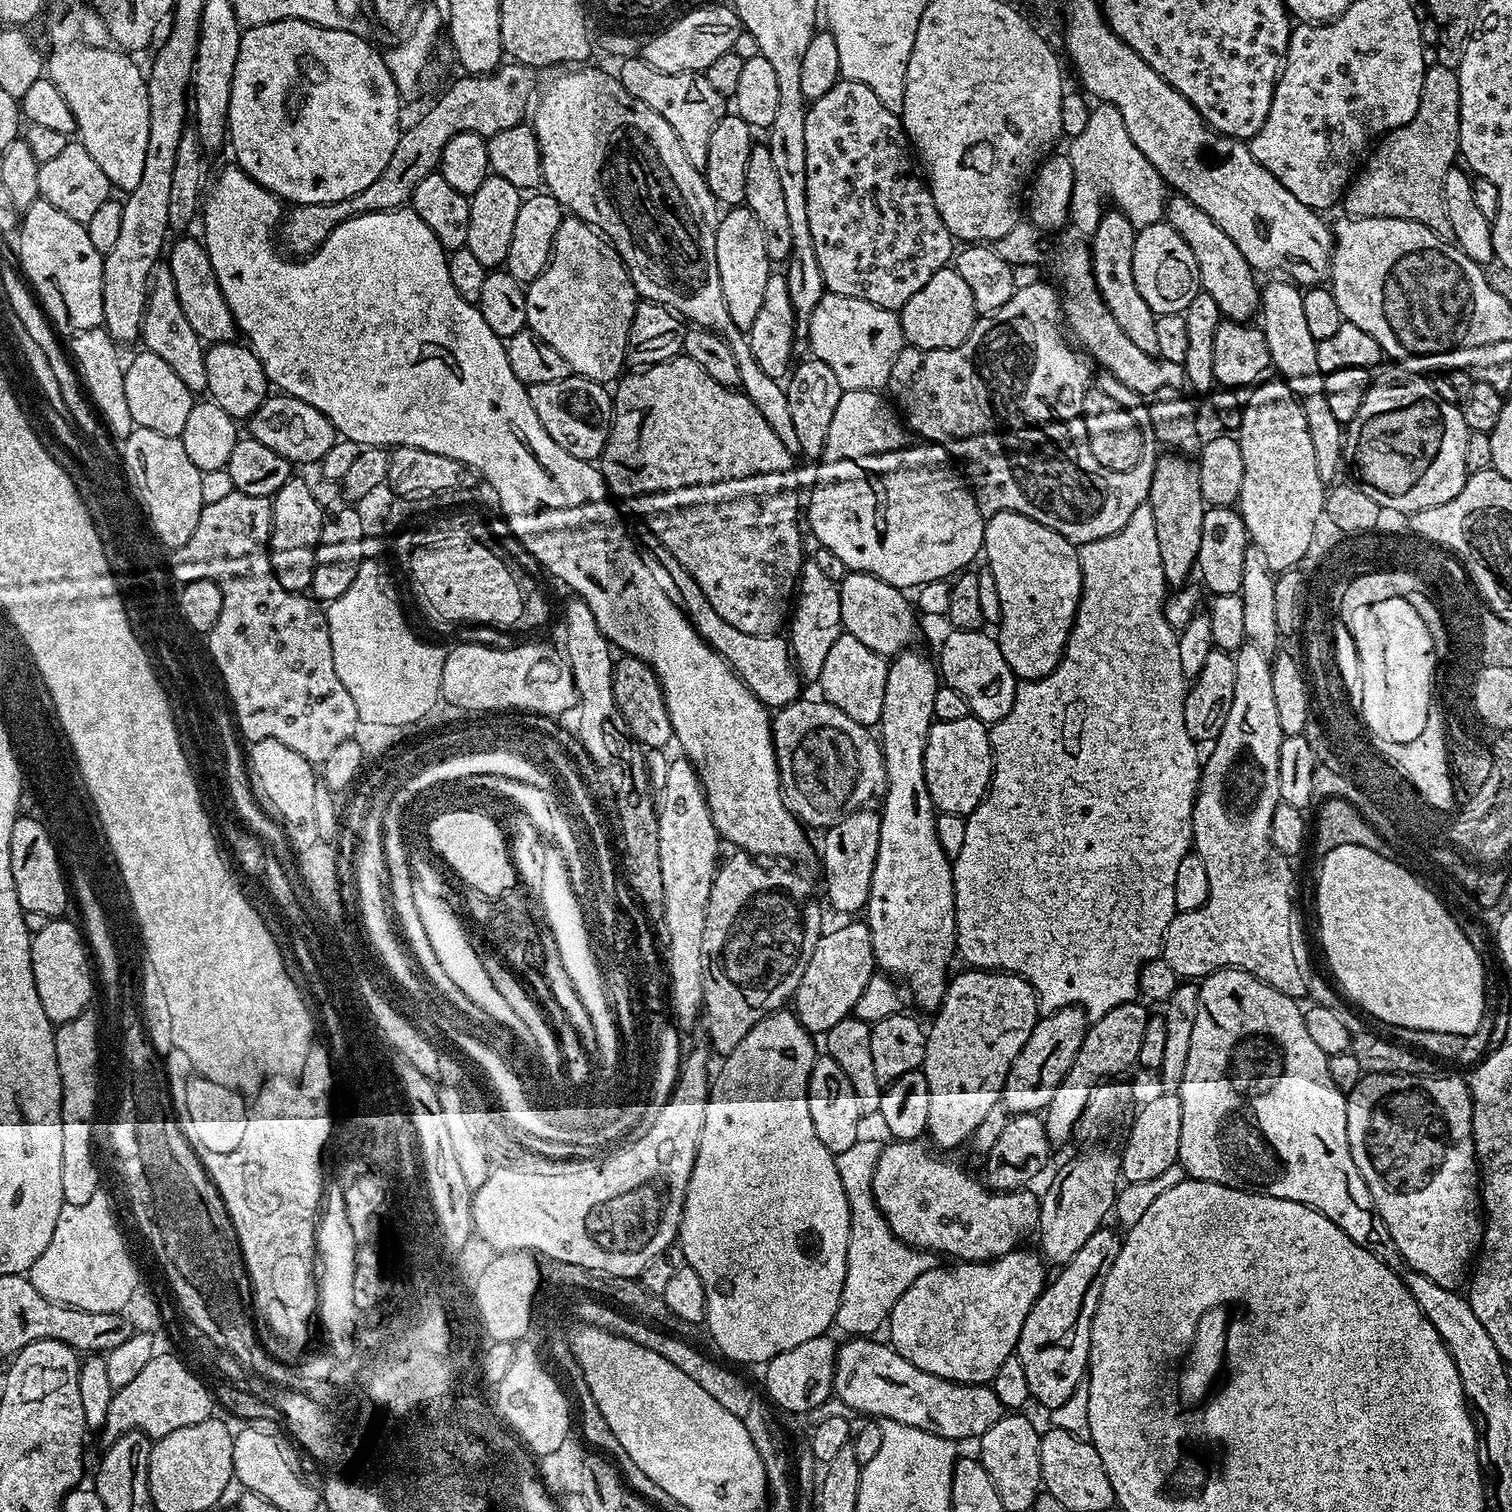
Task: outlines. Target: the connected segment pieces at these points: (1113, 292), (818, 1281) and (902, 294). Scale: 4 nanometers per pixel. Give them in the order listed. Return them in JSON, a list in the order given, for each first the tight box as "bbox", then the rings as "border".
[{"bbox":[1090,210,1154,338],"border":[[[1112,210],[1109,216],[1099,217],[1096,234],[1090,241],[1096,285],[1103,295],[1103,304],[1114,314],[1125,334],[1133,338],[1139,337],[1140,328],[1151,329],[1154,324],[1154,314],[1150,306],[1146,306],[1142,294],[1138,294],[1138,286],[1134,282],[1132,251],[1136,233],[1137,229],[1132,227],[1132,223],[1124,217],[1123,212]]]},{"bbox":[678,1010,850,1365],"border":[[[781,1010],[771,1012],[762,1022],[734,1046],[734,1050],[723,1057],[720,1073],[715,1073],[710,1084],[708,1101],[706,1102],[706,1123],[702,1126],[702,1138],[698,1146],[698,1154],[694,1158],[694,1170],[690,1174],[690,1186],[686,1186],[686,1198],[682,1210],[682,1222],[678,1247],[684,1255],[684,1263],[690,1265],[702,1278],[702,1286],[706,1290],[706,1329],[712,1335],[714,1343],[720,1347],[723,1359],[737,1360],[740,1364],[767,1365],[778,1354],[786,1350],[794,1350],[794,1346],[802,1346],[802,1342],[810,1342],[810,1338],[825,1335],[833,1327],[836,1311],[840,1305],[842,1286],[846,1282],[846,1266],[848,1265],[848,1243],[850,1242],[850,1206],[846,1198],[846,1190],[842,1190],[842,1178],[838,1178],[836,1157],[826,1146],[822,1146],[822,1138],[814,1134],[814,1122],[810,1122],[810,1102],[808,1101],[808,1079],[814,1066],[818,1049],[813,1033],[800,1025],[795,1011]]]},{"bbox":[806,78,953,310],"border":[[[840,78],[832,89],[811,101],[806,114],[806,216],[810,222],[810,236],[822,270],[824,287],[831,295],[862,298],[866,302],[874,302],[880,308],[899,310],[907,300],[914,298],[914,294],[918,294],[918,290],[922,290],[922,286],[926,286],[926,282],[930,282],[930,278],[934,278],[934,274],[938,274],[938,270],[942,270],[953,259],[952,232],[944,225],[938,214],[932,189],[922,179],[921,173],[920,176],[916,173],[915,167],[917,168],[914,163],[914,152],[910,147],[901,117],[888,109],[878,98],[878,94],[870,90],[870,86],[857,80]]]}]

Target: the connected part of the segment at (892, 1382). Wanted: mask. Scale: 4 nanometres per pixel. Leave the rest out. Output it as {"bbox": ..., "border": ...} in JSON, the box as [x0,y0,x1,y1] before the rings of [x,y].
{"bbox":[834,1338,1002,1442],"border":[[[852,1338],[847,1341],[849,1344],[841,1343],[836,1354],[836,1374],[834,1377],[834,1396],[840,1399],[848,1408],[853,1408],[856,1412],[865,1412],[868,1418],[883,1418],[884,1420],[896,1420],[899,1424],[905,1424],[911,1428],[920,1428],[924,1432],[933,1432],[938,1437],[944,1437],[953,1442],[961,1442],[966,1438],[979,1438],[984,1432],[1000,1420],[1002,1415],[1002,1405],[1000,1399],[994,1394],[992,1388],[985,1384],[962,1384],[955,1383],[952,1380],[938,1378],[934,1374],[930,1374],[926,1370],[918,1370],[918,1366],[914,1366],[910,1362],[906,1362],[906,1358],[902,1358],[902,1354],[898,1354],[895,1348],[887,1343],[879,1344],[876,1338]]]}

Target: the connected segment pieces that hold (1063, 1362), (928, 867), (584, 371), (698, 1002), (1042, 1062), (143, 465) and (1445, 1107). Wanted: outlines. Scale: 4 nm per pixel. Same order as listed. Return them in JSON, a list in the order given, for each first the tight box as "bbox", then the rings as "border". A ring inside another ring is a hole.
[{"bbox":[1014,1226,1121,1410],"border":[[[1108,1226],[1100,1227],[1094,1235],[1086,1238],[1086,1246],[1082,1246],[1072,1261],[1057,1271],[1060,1273],[1056,1281],[1053,1284],[1051,1281],[1041,1292],[1022,1326],[1014,1354],[1022,1362],[1022,1370],[1026,1370],[1029,1397],[1045,1404],[1045,1409],[1051,1410],[1066,1402],[1080,1380],[1085,1379],[1088,1351],[1092,1345],[1092,1319],[1104,1279],[1118,1258],[1121,1243],[1121,1237],[1116,1237]]]},{"bbox":[866,650,957,1010],"border":[[[905,650],[896,653],[891,657],[888,673],[886,674],[886,695],[882,698],[882,718],[878,725],[878,739],[880,741],[880,748],[884,752],[884,765],[886,766],[886,776],[888,783],[882,797],[884,808],[880,812],[880,837],[878,838],[878,858],[874,862],[874,878],[870,878],[870,894],[868,895],[868,903],[866,905],[866,923],[870,930],[870,938],[874,946],[874,958],[877,965],[888,976],[892,978],[899,978],[904,976],[904,980],[908,983],[908,992],[912,995],[912,1000],[920,1008],[929,1008],[935,1010],[940,1007],[940,1003],[944,1001],[944,991],[948,989],[948,982],[950,979],[950,971],[948,967],[952,964],[952,956],[957,955],[956,950],[956,907],[954,906],[954,882],[952,881],[950,871],[952,869],[952,860],[942,852],[942,842],[938,842],[938,834],[936,833],[936,817],[938,815],[935,806],[932,804],[930,798],[930,790],[926,790],[926,770],[924,769],[924,755],[926,754],[926,738],[930,734],[932,725],[936,720],[934,714],[934,694],[938,694],[940,685],[942,683],[938,668],[935,663],[932,664],[920,652],[911,652],[912,650]]]},{"bbox":[524,215,638,382],"border":[[[565,215],[552,241],[549,262],[538,279],[527,285],[524,297],[527,327],[554,346],[575,375],[601,382],[615,381],[621,375],[638,293],[620,253],[592,225]]]},{"bbox":[658,758,722,1030],"border":[[[686,758],[673,759],[669,763],[666,782],[658,800],[658,849],[661,855],[662,881],[665,883],[663,935],[668,938],[666,952],[666,1000],[670,1005],[670,1016],[675,1027],[680,1030],[692,1028],[702,1016],[704,1006],[704,955],[702,954],[702,934],[706,934],[706,906],[710,902],[710,886],[716,877],[718,861],[721,859],[722,841],[717,832],[710,806],[704,797],[704,788],[696,768]]]},{"bbox":[1002,1007,1089,1116],"border":[[[1078,1007],[1059,1008],[1037,1019],[1030,1038],[1026,1038],[1026,1046],[1018,1050],[1018,1058],[1014,1058],[1010,1074],[1006,1074],[1002,1101],[1009,1112],[1017,1116],[1043,1113],[1050,1098],[1054,1098],[1054,1090],[1062,1086],[1062,1078],[1066,1078],[1070,1066],[1074,1066],[1074,1058],[1078,1058],[1078,1050],[1082,1046],[1082,1038],[1086,1038],[1089,1023],[1087,1014]]]},{"bbox":[122,427,204,550],"border":[[[133,427],[130,438],[123,440],[122,448],[122,472],[126,477],[127,487],[132,492],[136,491],[135,499],[146,517],[151,535],[165,549],[175,550],[182,547],[190,539],[190,534],[194,534],[194,526],[198,526],[198,518],[200,511],[204,509],[204,503],[201,472],[190,462],[181,437]]]},{"bbox":[1346,1074,1484,1289],"border":[[[1364,1074],[1361,1075],[1358,1086],[1347,1093],[1346,1099],[1346,1134],[1350,1142],[1350,1154],[1354,1158],[1354,1166],[1358,1166],[1358,1174],[1366,1182],[1370,1194],[1374,1198],[1374,1206],[1386,1222],[1386,1230],[1390,1230],[1390,1238],[1394,1238],[1394,1246],[1400,1251],[1400,1257],[1411,1271],[1430,1278],[1438,1286],[1459,1289],[1465,1283],[1463,1272],[1469,1271],[1474,1257],[1479,1253],[1484,1238],[1482,1223],[1482,1201],[1478,1187],[1478,1165],[1476,1163],[1476,1147],[1472,1133],[1472,1094],[1463,1079],[1456,1076],[1395,1076],[1394,1074]]]}]

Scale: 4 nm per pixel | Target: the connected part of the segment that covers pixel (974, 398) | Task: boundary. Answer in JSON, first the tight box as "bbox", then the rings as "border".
{"bbox":[887,302,1152,546],"border":[[[1060,302],[1056,306],[1056,318],[1054,320],[1036,320],[1036,324],[1023,324],[1019,321],[1011,321],[1009,322],[1004,316],[1005,313],[1003,311],[998,311],[991,313],[987,318],[981,319],[975,326],[972,327],[972,332],[968,335],[964,341],[958,345],[956,348],[916,348],[913,346],[904,346],[901,347],[900,353],[898,354],[896,361],[894,362],[894,366],[890,370],[889,380],[887,387],[892,390],[893,394],[896,395],[895,403],[898,405],[900,403],[900,408],[904,411],[903,419],[906,421],[907,427],[909,429],[912,428],[914,431],[917,432],[917,437],[923,438],[925,441],[931,442],[933,444],[940,444],[943,448],[945,448],[948,453],[954,454],[955,459],[959,461],[961,460],[964,464],[980,464],[983,462],[987,456],[996,456],[996,489],[993,492],[979,492],[975,493],[976,501],[978,502],[978,506],[980,507],[980,512],[984,515],[985,518],[989,516],[993,516],[994,514],[998,514],[999,512],[1016,512],[1018,515],[1028,516],[1034,522],[1041,523],[1044,527],[1049,527],[1050,530],[1056,531],[1058,534],[1065,536],[1066,539],[1071,540],[1072,543],[1079,546],[1081,544],[1089,544],[1090,542],[1094,542],[1095,540],[1101,540],[1102,538],[1106,538],[1107,536],[1112,536],[1116,532],[1121,532],[1124,528],[1129,527],[1133,523],[1132,515],[1136,512],[1136,507],[1139,504],[1143,505],[1145,501],[1148,499],[1148,488],[1152,484],[1152,473],[1149,471],[1147,467],[1140,466],[1137,467],[1135,470],[1131,471],[1116,471],[1112,468],[1108,468],[1106,465],[1103,465],[1102,462],[1098,462],[1098,459],[1095,458],[1094,454],[1091,452],[1091,446],[1089,444],[1089,429],[1084,425],[1083,414],[1084,411],[1084,400],[1086,393],[1091,385],[1090,380],[1092,378],[1092,367],[1093,363],[1091,359],[1085,353],[1078,353],[1079,355],[1074,352],[1073,348],[1068,344],[1067,340],[1064,338],[1064,328],[1063,328],[1063,311],[1062,311],[1062,303]]]}

